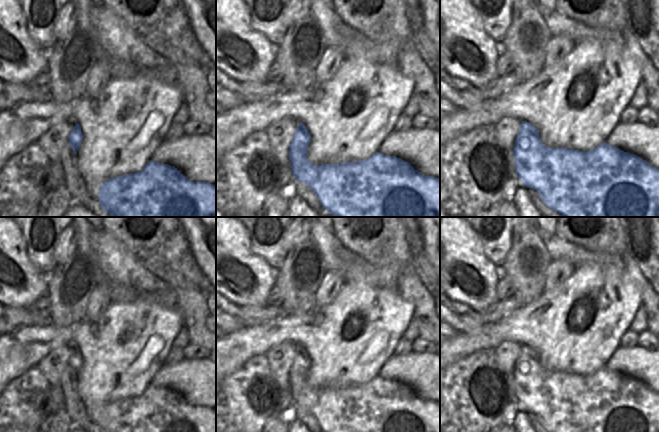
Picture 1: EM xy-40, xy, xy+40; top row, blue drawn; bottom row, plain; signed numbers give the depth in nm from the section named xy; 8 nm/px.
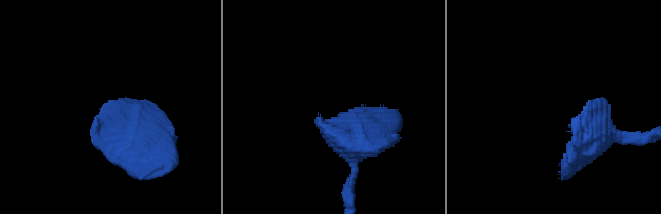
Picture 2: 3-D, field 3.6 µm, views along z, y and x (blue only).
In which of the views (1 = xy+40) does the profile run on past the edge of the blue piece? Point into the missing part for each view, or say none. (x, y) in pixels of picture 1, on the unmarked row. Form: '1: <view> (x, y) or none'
1: none

